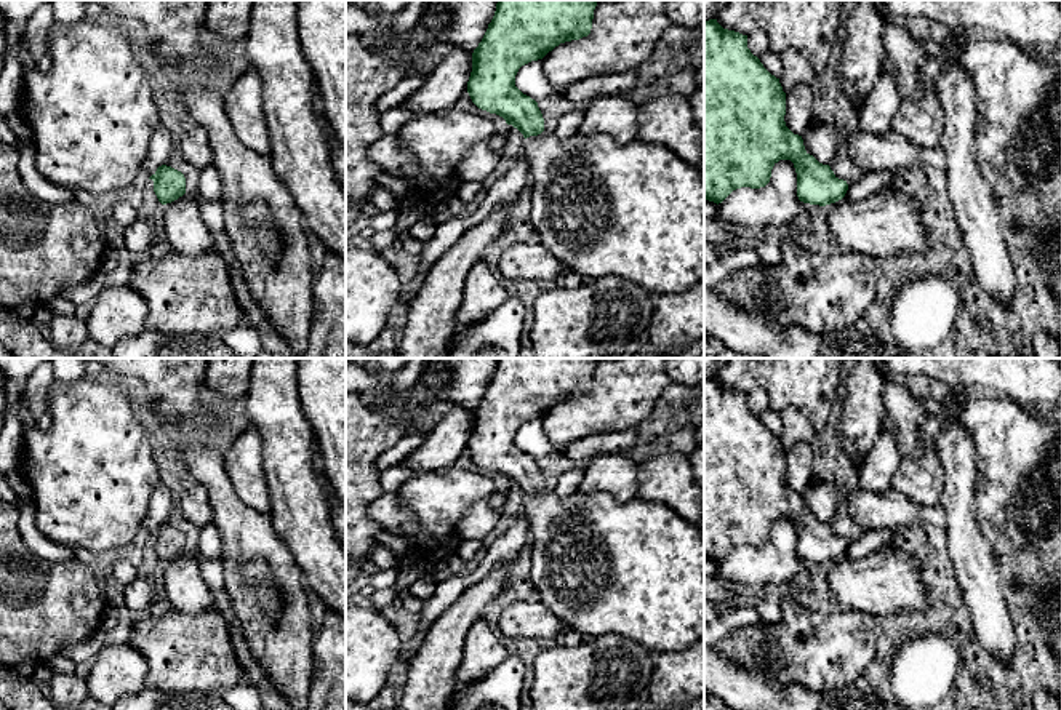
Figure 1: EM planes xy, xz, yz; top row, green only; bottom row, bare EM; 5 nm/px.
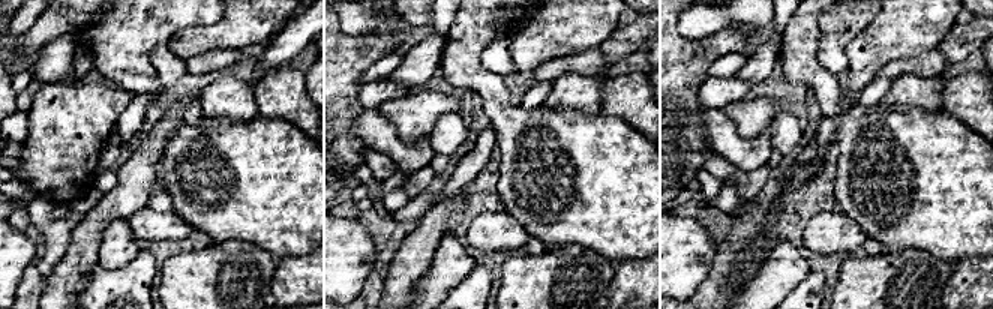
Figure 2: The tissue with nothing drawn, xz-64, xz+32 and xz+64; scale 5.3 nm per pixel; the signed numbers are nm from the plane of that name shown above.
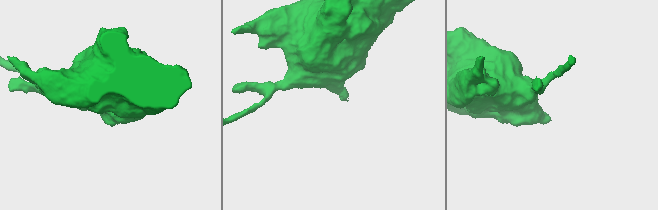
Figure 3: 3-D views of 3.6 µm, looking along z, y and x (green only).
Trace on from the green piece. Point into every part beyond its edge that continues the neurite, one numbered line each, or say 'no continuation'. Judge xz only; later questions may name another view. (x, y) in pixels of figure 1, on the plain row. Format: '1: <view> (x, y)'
1: xz (634, 568)

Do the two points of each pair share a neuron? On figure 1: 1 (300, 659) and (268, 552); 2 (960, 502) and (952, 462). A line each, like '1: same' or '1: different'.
1: same
2: same

